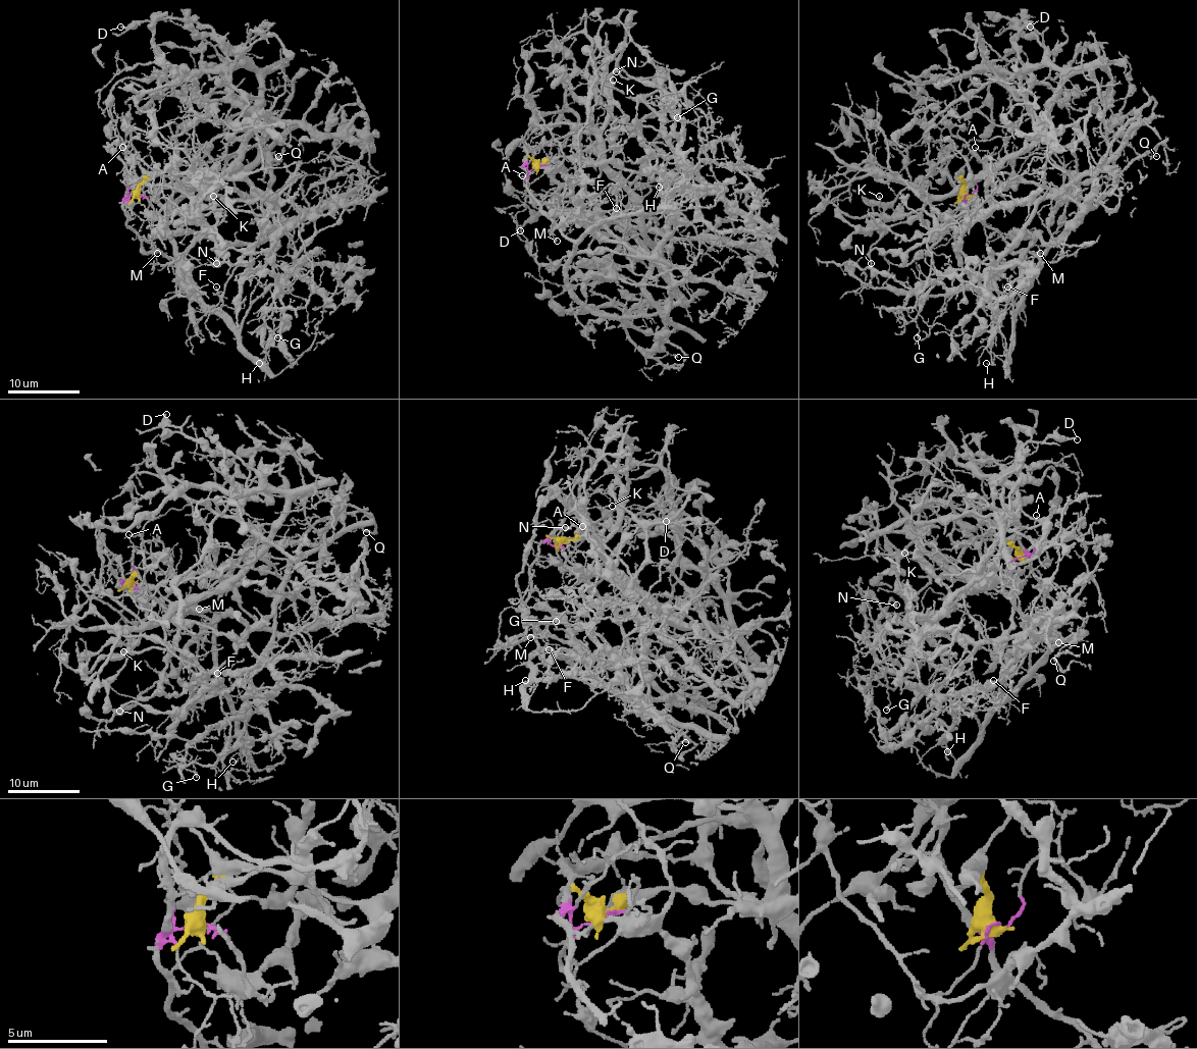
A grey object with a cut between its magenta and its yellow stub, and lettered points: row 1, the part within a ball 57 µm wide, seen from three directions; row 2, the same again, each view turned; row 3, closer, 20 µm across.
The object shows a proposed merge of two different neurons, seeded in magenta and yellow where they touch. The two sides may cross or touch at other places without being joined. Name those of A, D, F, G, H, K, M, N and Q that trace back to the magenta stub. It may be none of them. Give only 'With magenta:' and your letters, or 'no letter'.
With magenta: A, F, H, M, Q

